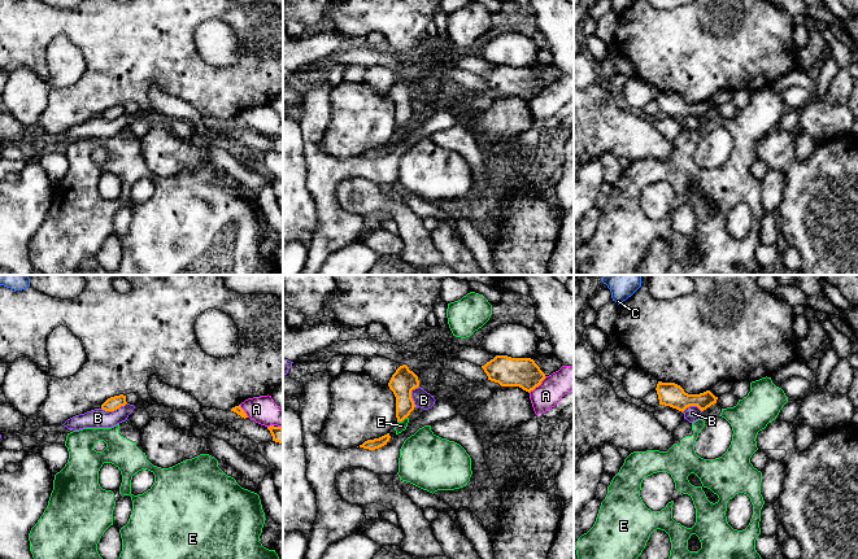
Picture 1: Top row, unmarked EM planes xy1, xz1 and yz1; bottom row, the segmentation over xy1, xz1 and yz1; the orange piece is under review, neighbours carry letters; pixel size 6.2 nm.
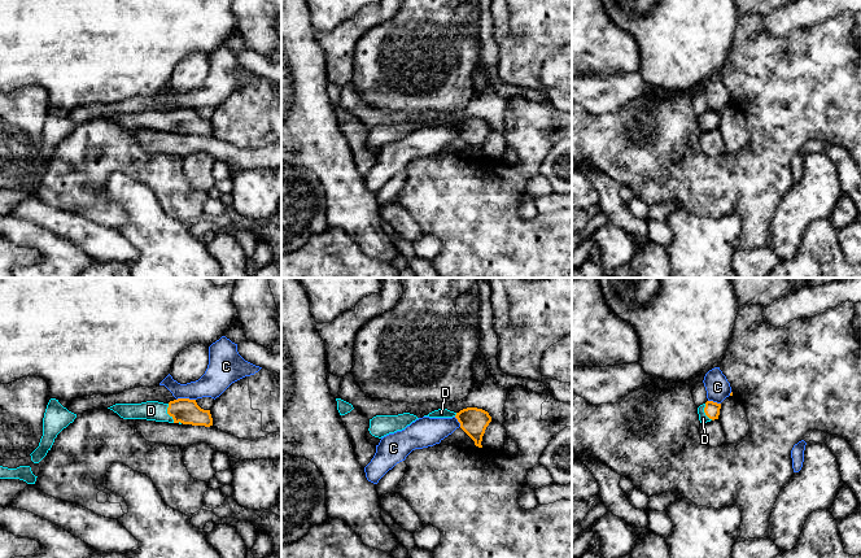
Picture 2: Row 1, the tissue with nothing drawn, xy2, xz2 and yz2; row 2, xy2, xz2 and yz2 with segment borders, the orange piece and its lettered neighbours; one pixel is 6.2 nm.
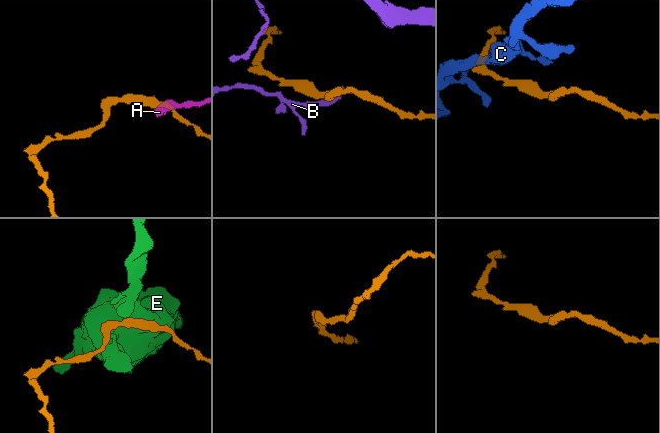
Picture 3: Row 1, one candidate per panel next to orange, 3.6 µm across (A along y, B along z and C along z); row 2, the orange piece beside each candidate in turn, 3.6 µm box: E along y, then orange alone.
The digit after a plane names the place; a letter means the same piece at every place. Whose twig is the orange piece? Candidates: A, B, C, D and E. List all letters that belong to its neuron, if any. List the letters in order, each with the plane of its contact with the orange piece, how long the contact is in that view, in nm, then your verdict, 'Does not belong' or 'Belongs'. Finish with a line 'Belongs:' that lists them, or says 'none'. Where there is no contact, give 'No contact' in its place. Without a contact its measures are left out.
A: Touches orange in xz1. Shared border 150 nm. Does not belong
B: Touches orange in xy1. Shared border 170 nm. Does not belong
C: Touches orange in xy2. Shared border 120 nm. Does not belong
D: Touches orange in xy2. Shared border 130 nm. Belongs
E: Touches orange in xz1. Shared border 70 nm. Does not belong
Belongs: D

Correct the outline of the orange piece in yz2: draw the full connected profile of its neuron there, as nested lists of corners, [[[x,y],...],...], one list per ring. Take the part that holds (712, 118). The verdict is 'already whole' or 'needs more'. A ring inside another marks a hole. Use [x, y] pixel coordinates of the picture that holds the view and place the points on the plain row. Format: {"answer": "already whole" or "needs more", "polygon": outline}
{"answer": "needs more", "polygon": [[[707,110],[705,113],[698,117],[700,132],[707,132],[714,128],[718,128],[721,113]]]}

